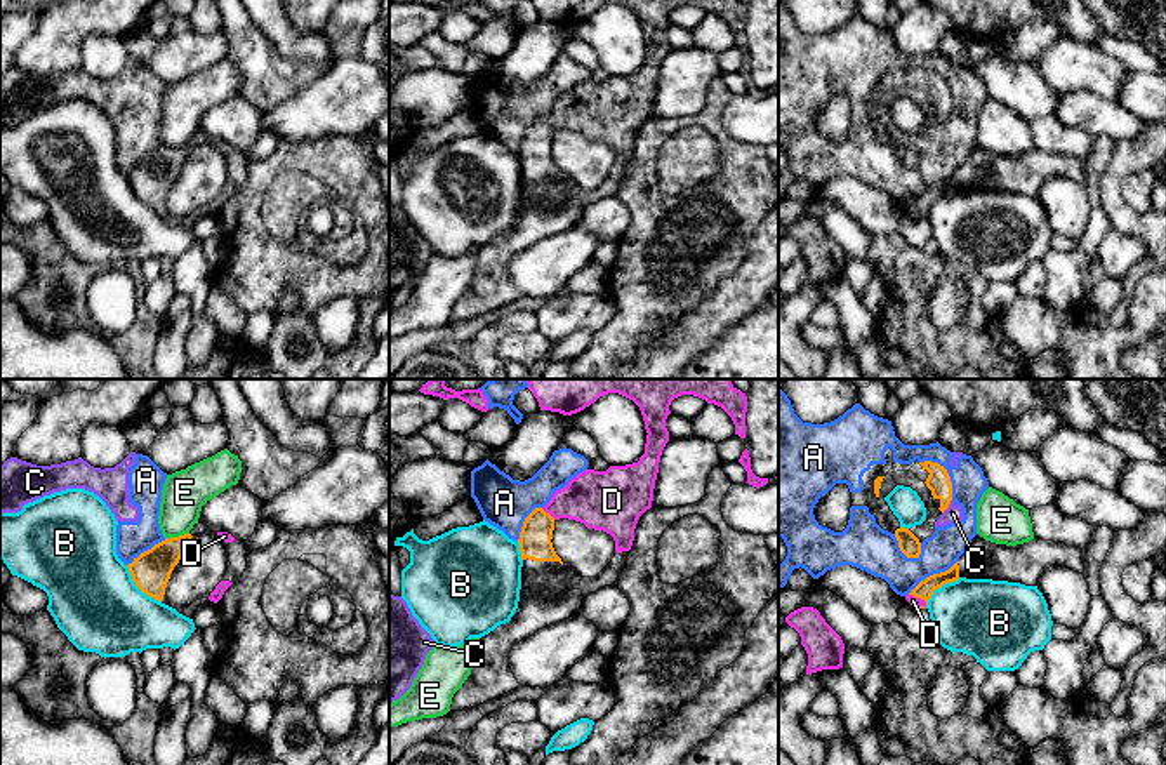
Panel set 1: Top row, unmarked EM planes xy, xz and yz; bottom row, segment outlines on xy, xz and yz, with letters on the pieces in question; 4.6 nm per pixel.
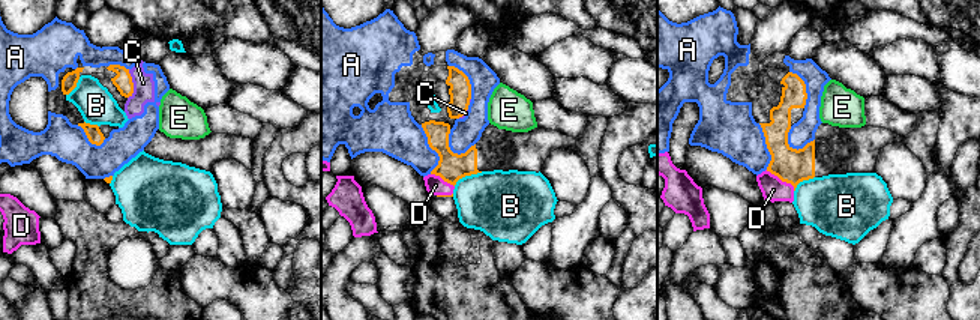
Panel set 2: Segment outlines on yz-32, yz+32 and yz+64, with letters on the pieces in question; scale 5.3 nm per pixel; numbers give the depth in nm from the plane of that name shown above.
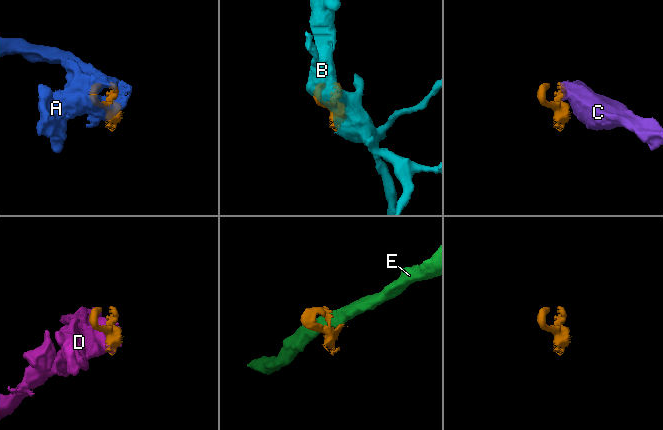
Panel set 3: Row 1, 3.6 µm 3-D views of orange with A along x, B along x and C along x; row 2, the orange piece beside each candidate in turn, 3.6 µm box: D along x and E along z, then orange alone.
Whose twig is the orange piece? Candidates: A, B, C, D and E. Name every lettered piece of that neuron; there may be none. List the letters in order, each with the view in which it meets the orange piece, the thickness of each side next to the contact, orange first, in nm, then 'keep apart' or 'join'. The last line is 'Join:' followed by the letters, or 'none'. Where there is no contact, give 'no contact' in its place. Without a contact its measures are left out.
A: contact in yz; calibres 100 and 220 nm; keep apart
B: contact in xy; calibres 180 and 400 nm; keep apart
C: contact in yz; calibres 110 and 80 nm; keep apart
D: contact in xz; calibres 150 and 280 nm; join
E: contact in xy; calibres 180 and 200 nm; keep apart
Join: D

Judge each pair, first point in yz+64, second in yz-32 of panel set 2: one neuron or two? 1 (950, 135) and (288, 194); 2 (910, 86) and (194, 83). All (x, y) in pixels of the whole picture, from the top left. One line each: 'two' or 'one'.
1: one
2: two

